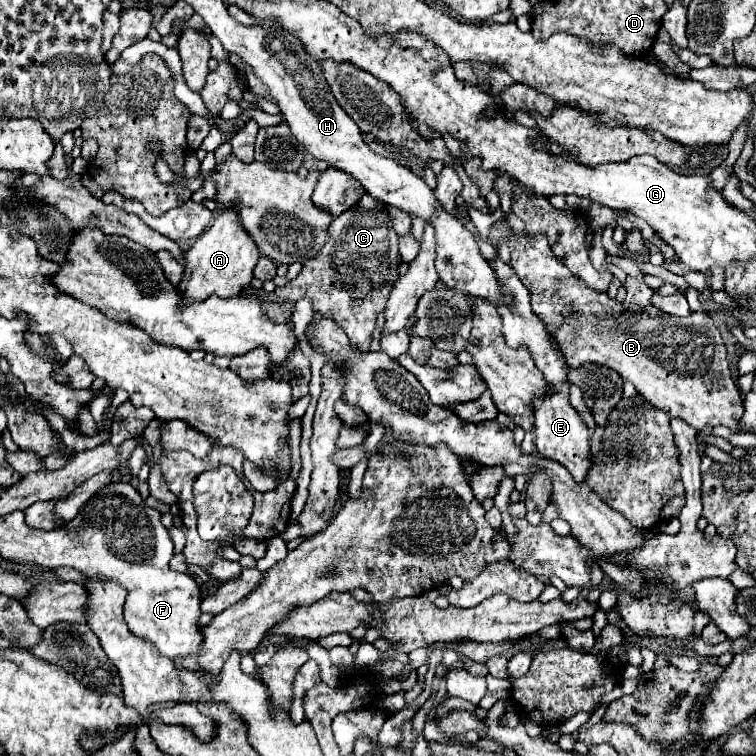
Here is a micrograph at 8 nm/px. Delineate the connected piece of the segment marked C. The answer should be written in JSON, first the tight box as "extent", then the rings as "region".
{"extent":[274,194,398,352],"region":[[[364,194],[352,208],[332,220],[318,256],[304,262],[300,274],[286,286],[276,288],[274,294],[288,302],[310,298],[314,312],[334,320],[346,332],[354,350],[368,352],[378,314],[384,312],[390,290],[398,280],[398,266],[398,234],[392,228],[386,204]]]}

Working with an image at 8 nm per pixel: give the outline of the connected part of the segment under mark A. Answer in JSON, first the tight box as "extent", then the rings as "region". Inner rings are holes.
{"extent":[178,210,258,302],"region":[[[224,210],[216,216],[210,228],[206,228],[192,248],[184,254],[186,274],[178,286],[182,302],[202,302],[208,296],[216,294],[218,298],[234,298],[240,296],[242,290],[252,280],[252,270],[258,262],[258,248],[252,238],[242,230],[238,216],[234,210]]]}

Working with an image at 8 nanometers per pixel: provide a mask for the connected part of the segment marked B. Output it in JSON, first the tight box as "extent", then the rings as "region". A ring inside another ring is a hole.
{"extent":[488,226,744,430],"region":[[[492,226],[488,234],[488,240],[492,242],[492,246],[496,246],[504,238],[510,240],[510,246],[512,246],[512,268],[516,270],[522,284],[530,290],[532,310],[542,318],[542,322],[546,322],[546,328],[556,338],[570,368],[580,368],[584,364],[598,364],[598,366],[616,370],[624,382],[634,384],[634,388],[638,390],[638,396],[644,402],[648,402],[650,406],[658,410],[666,410],[670,418],[680,418],[696,430],[704,426],[712,426],[712,428],[728,426],[730,430],[738,430],[738,422],[744,412],[742,398],[740,398],[736,382],[732,380],[722,336],[708,314],[694,312],[692,316],[676,318],[676,316],[664,314],[652,304],[646,306],[646,312],[626,312],[622,304],[608,298],[606,292],[594,292],[580,278],[574,278],[570,270],[562,266],[562,262],[552,254],[546,242],[546,236],[542,232],[538,234],[522,232],[520,238],[514,240],[510,226],[506,228]]]}

